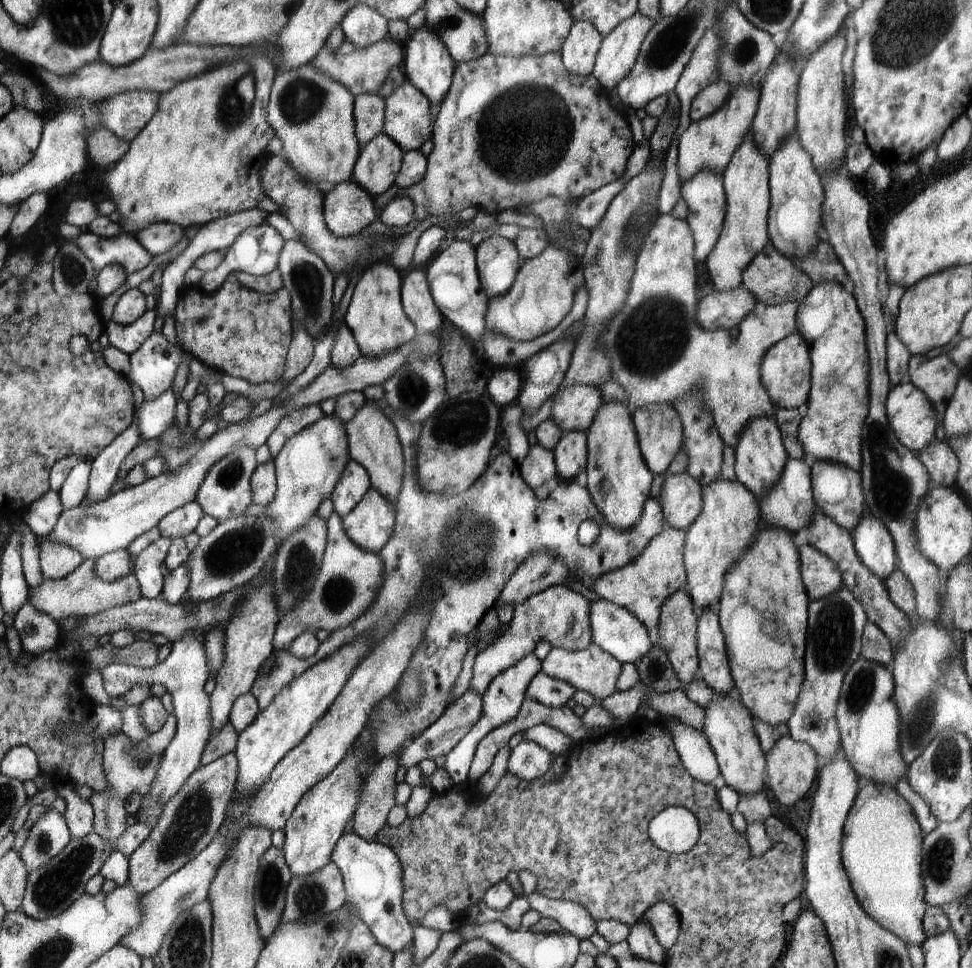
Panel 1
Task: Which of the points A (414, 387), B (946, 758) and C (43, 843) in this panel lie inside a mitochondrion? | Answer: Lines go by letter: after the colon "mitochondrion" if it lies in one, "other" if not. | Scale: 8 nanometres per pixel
A: mitochondrion
B: mitochondrion
C: mitochondrion

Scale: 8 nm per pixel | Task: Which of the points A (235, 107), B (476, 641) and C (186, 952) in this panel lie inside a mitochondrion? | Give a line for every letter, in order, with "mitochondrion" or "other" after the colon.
A: mitochondrion
B: other
C: mitochondrion

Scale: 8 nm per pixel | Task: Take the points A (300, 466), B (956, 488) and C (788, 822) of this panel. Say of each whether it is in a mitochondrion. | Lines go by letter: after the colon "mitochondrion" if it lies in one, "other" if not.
A: other
B: other
C: other

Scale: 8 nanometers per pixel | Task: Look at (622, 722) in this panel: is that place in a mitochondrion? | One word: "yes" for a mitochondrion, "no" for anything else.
no

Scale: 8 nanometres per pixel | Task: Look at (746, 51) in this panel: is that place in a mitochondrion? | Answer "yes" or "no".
yes

